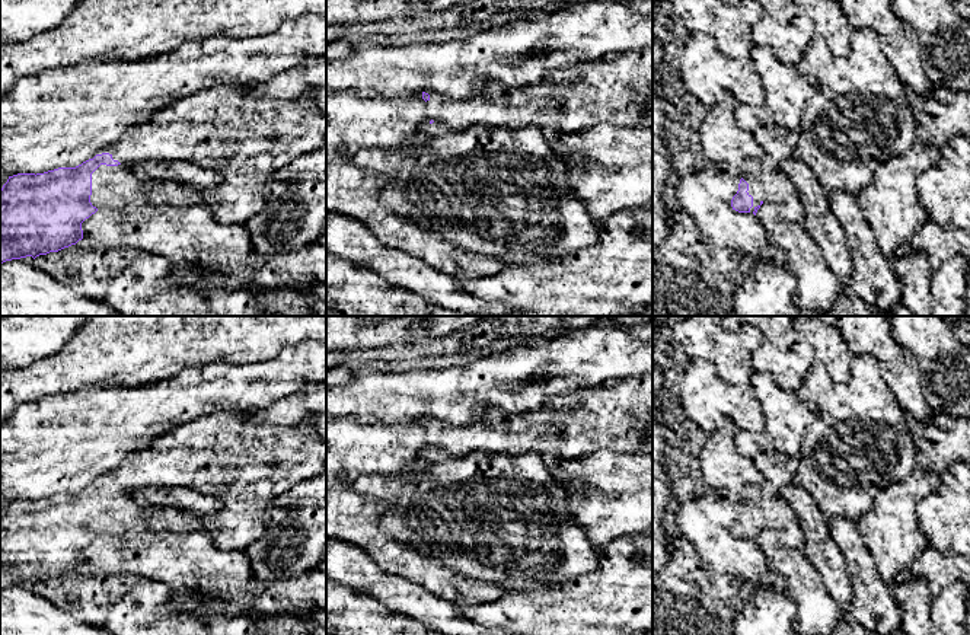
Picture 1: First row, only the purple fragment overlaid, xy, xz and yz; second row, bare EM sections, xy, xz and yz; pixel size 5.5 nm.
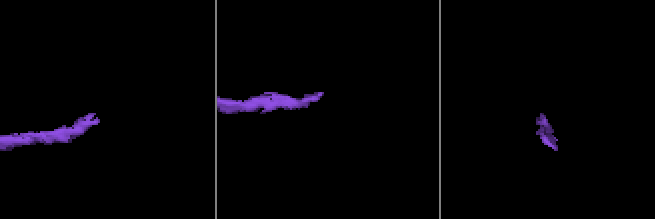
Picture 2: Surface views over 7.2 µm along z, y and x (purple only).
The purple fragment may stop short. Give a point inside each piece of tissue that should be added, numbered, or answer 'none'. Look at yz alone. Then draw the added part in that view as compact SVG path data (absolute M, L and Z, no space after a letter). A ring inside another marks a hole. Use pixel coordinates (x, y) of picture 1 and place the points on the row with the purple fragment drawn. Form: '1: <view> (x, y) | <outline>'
1: yz (766, 182) | M759 125L753 135L763 150L763 156L744 162L743 179L749 184L749 195L753 197L750 213L762 201L772 202L781 210L784 217L803 224L805 211L797 197L795 188L781 170L781 162L792 156L801 131Z

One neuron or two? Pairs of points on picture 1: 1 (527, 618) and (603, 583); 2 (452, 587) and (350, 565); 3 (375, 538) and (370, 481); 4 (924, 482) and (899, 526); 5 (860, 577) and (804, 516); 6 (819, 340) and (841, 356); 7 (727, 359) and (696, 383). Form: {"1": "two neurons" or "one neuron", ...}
{"1": "one neuron", "2": "two neurons", "3": "two neurons", "4": "one neuron", "5": "two neurons", "6": "one neuron", "7": "two neurons"}

